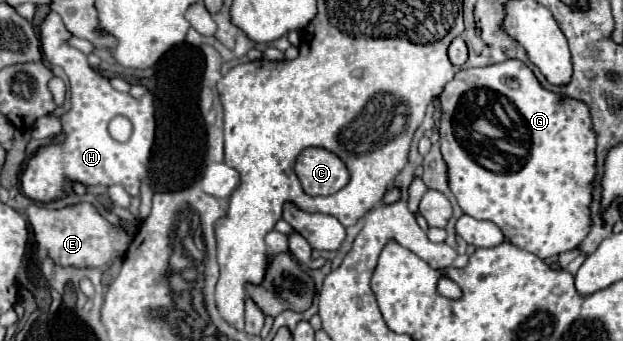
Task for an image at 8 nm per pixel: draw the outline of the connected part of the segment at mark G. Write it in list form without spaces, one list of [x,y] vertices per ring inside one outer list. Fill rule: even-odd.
[[[507,59],[505,63],[495,63],[489,67],[471,67],[471,69],[459,69],[455,77],[445,83],[441,95],[441,121],[439,121],[439,137],[441,137],[441,155],[447,165],[447,181],[449,189],[457,197],[459,207],[475,217],[475,219],[487,219],[493,221],[497,227],[501,227],[501,233],[505,235],[505,241],[513,243],[515,247],[521,247],[541,259],[573,251],[579,247],[579,243],[587,237],[591,231],[591,203],[593,203],[593,179],[595,179],[595,147],[597,147],[597,135],[593,135],[589,105],[581,103],[579,99],[569,99],[561,93],[545,89],[535,73],[519,59]]]

